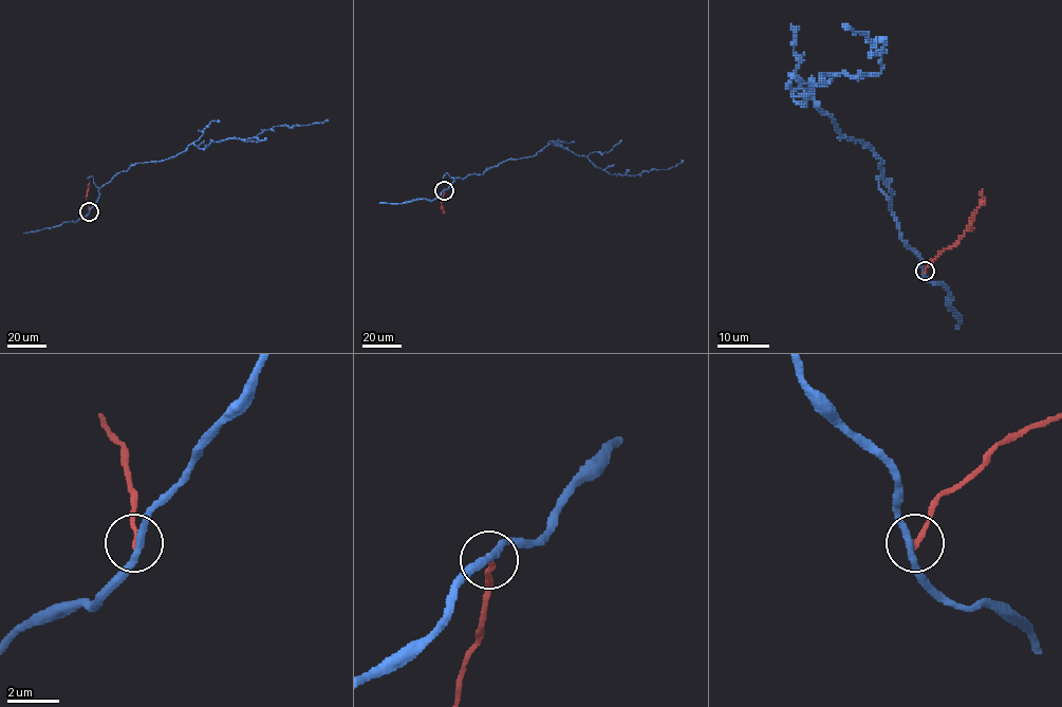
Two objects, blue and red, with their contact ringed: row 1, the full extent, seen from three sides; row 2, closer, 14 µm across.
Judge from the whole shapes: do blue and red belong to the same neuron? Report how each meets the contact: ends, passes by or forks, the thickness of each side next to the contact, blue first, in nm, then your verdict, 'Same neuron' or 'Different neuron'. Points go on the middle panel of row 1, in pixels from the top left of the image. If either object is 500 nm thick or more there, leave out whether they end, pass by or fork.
At the ring blue passes by. At the ring red ends. Thickness 260 nm (blue) against 200 nm. Different neuron

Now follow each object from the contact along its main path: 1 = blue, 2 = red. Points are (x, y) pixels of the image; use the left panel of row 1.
1: (89, 211), (99, 189), (136, 163), (162, 161), (190, 144), (204, 148), (328, 119)
2: (89, 211), (86, 198), (90, 181)

